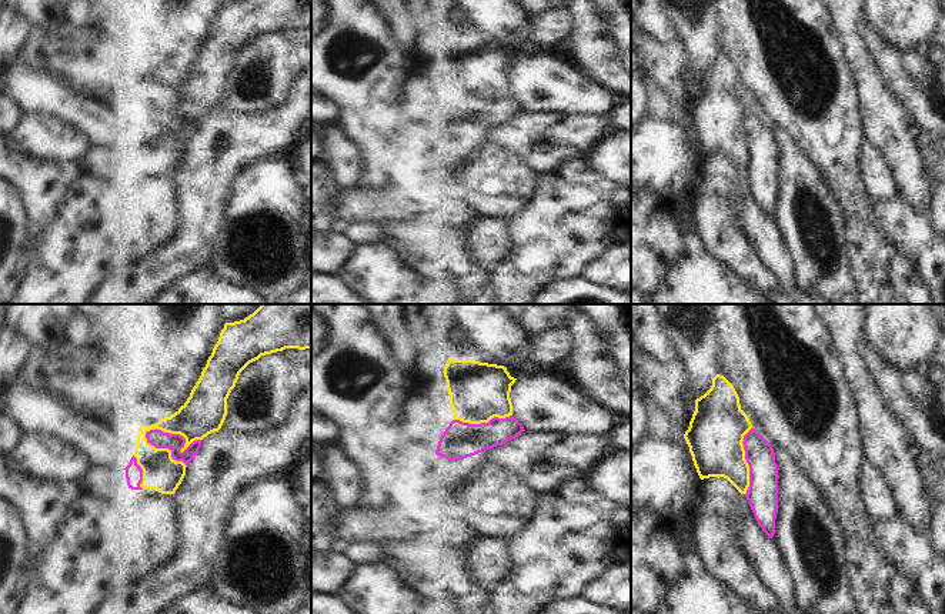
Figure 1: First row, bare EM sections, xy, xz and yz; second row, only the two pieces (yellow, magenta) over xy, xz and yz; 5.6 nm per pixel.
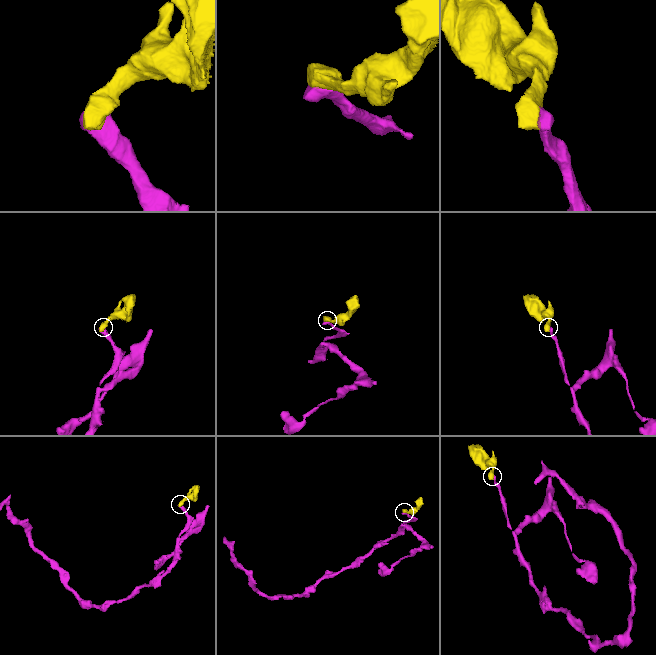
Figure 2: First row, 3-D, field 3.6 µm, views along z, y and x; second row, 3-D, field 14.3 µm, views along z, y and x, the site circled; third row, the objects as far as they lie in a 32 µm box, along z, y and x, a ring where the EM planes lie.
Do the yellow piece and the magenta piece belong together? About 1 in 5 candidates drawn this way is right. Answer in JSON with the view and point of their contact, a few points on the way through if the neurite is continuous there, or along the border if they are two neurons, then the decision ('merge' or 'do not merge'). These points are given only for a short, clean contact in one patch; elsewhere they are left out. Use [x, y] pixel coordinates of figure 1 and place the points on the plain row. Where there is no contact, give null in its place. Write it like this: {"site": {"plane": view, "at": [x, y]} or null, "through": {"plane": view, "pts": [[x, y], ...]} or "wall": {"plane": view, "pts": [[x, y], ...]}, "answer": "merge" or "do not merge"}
{"site": {"plane": "xy", "at": [177, 113]}, "answer": "do not merge"}

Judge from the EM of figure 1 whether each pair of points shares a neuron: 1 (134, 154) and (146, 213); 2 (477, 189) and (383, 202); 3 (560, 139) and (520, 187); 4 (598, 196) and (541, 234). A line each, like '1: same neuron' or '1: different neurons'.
1: different neurons
2: different neurons
3: different neurons
4: same neuron

